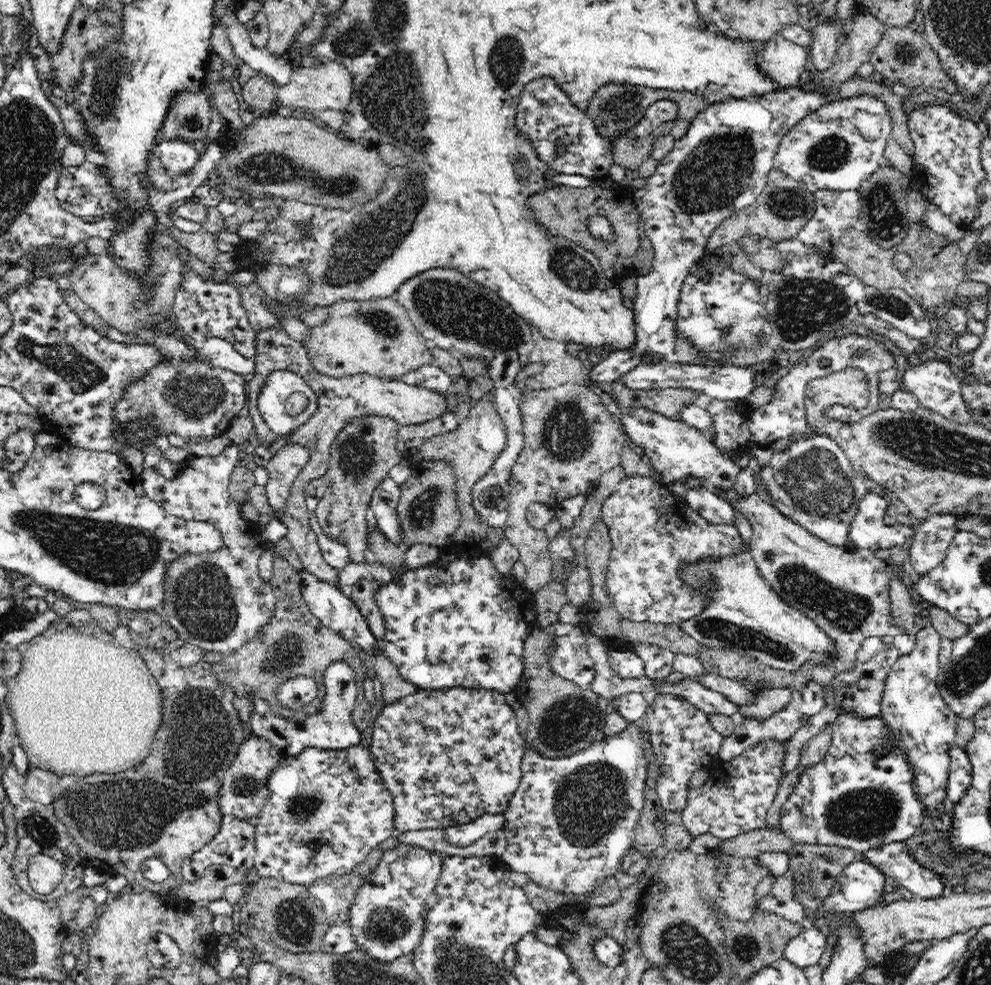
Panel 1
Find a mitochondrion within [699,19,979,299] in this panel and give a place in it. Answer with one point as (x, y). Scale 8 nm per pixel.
(885, 220)

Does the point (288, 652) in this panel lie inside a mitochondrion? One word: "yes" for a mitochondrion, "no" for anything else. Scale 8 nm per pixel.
yes

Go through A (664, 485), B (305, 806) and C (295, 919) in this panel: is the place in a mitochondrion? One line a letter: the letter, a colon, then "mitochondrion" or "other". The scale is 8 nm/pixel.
A: other
B: mitochondrion
C: mitochondrion

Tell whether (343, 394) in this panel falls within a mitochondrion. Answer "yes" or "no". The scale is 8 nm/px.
no

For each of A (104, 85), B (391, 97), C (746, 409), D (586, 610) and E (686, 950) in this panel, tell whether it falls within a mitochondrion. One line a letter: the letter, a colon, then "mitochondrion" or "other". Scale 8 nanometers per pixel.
A: mitochondrion
B: mitochondrion
C: other
D: other
E: mitochondrion

